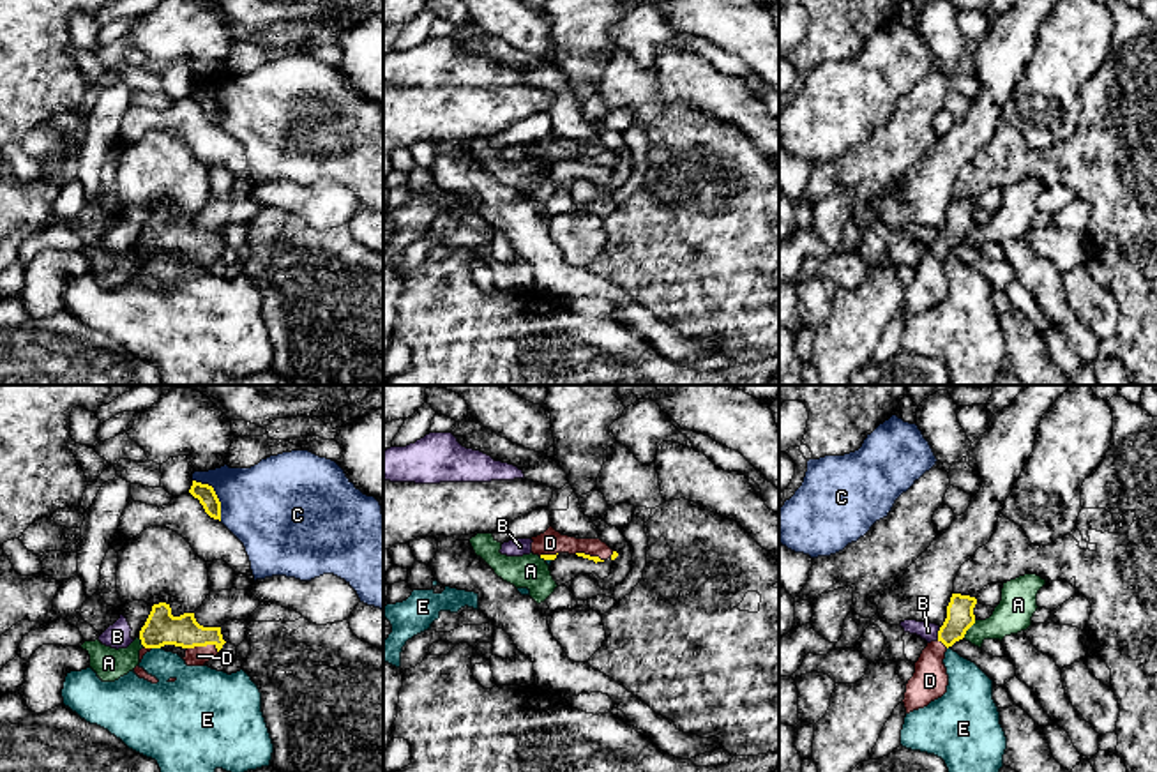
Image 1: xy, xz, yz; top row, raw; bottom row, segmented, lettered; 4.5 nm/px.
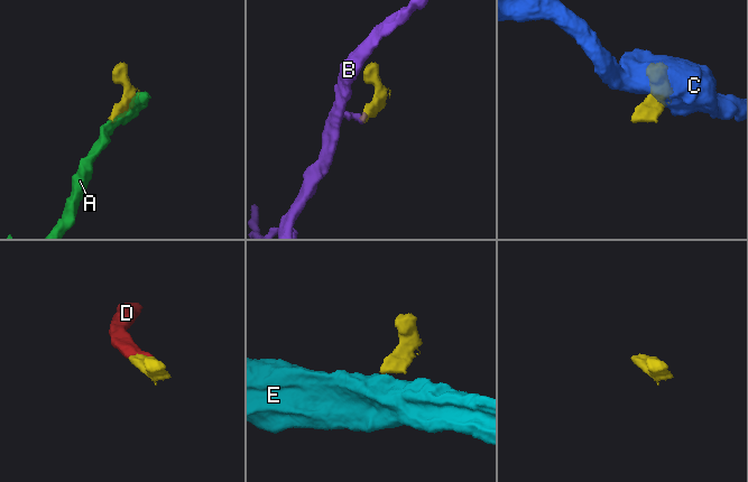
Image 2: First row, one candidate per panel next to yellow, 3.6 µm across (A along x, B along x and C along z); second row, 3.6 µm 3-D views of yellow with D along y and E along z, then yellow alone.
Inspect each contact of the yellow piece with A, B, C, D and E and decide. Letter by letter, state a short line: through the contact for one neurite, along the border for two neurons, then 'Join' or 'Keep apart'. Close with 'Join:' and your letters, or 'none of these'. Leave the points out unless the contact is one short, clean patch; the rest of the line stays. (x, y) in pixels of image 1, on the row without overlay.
A: Line: yz (975, 225), (963, 241). Keep apart
B: Line: yz (940, 232), (937, 242). Keep apart
C: Line: xy (193, 83), (212, 92), (219, 106), (221, 124). Keep apart
D: Line: xy (161, 232), (184, 235), (204, 249), (198, 260). Join
E: Line: xy (152, 251), (159, 253). Keep apart
Join: D

